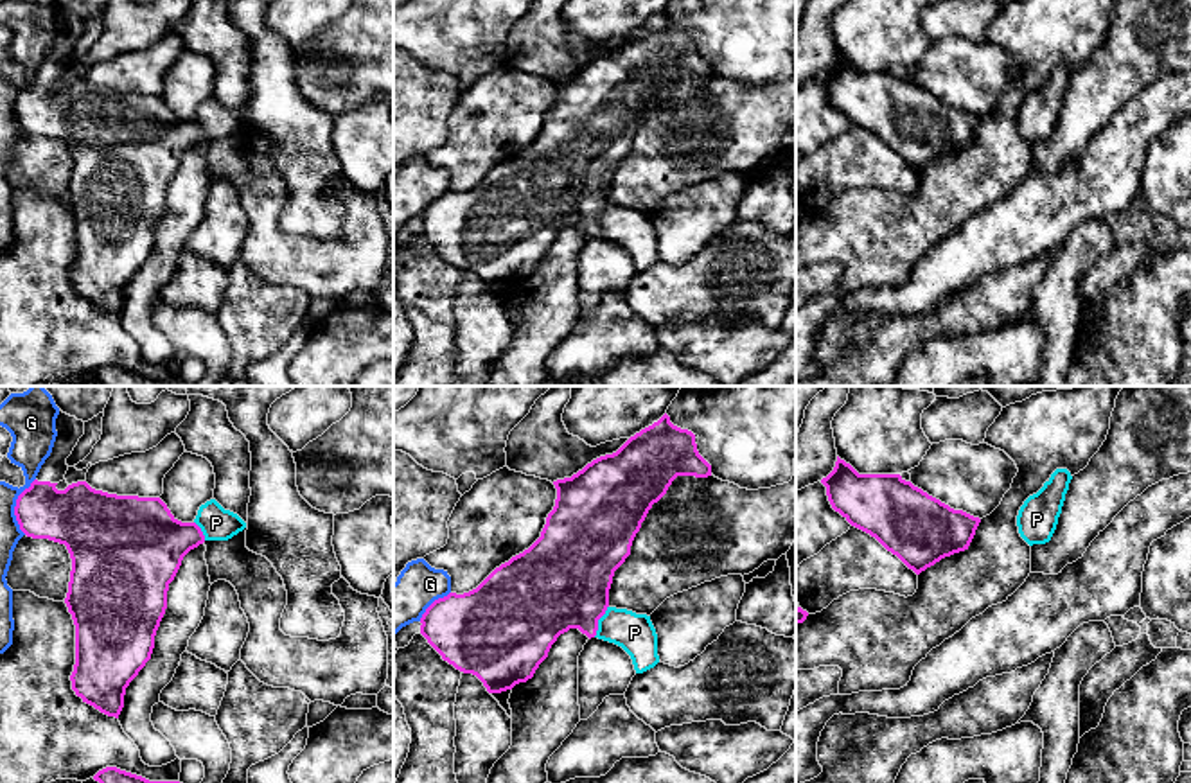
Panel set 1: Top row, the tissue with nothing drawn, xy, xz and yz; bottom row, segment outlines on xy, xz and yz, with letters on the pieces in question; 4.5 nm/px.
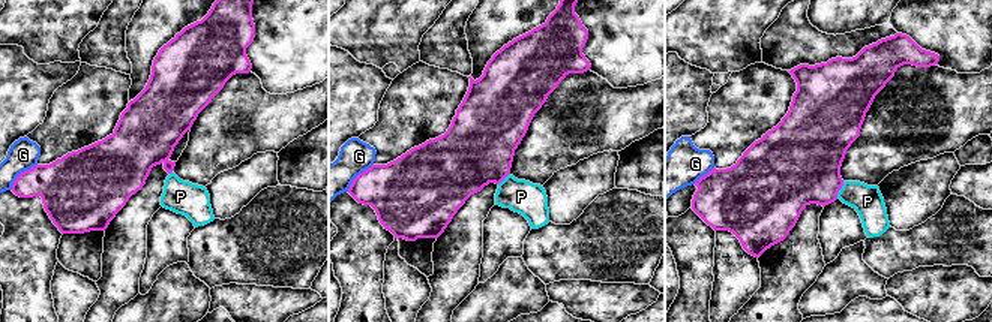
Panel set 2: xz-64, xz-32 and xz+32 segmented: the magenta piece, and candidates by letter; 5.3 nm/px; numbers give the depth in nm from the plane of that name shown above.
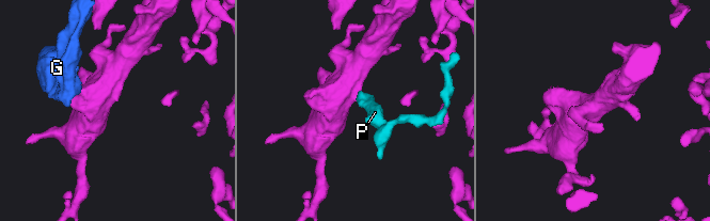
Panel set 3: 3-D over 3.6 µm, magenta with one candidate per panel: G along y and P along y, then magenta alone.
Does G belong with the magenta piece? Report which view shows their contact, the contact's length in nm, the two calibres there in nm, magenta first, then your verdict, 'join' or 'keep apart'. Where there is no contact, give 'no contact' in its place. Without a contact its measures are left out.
meets magenta in xy; contact 260 nm long; 240 nm thick on the magenta side, 150 nm on the other; keep apart

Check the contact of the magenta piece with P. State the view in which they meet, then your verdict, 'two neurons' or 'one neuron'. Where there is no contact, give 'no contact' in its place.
contact in xz; one neuron

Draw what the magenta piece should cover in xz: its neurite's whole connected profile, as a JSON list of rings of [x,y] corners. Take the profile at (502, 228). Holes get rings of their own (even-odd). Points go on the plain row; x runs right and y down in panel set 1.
[[[665,11],[616,50],[593,57],[571,75],[553,79],[557,97],[541,135],[496,165],[476,187],[435,198],[420,216],[420,232],[444,259],[476,273],[489,291],[532,277],[551,242],[569,226],[622,244],[636,271],[654,266],[659,253],[650,214],[611,205],[609,187],[648,108],[677,74],[708,75],[711,63],[699,52],[695,32],[674,23]]]

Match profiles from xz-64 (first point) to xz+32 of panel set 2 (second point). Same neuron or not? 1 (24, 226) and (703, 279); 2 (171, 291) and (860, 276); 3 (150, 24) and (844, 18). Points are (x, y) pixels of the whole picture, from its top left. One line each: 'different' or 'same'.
1: same
2: same
3: same

